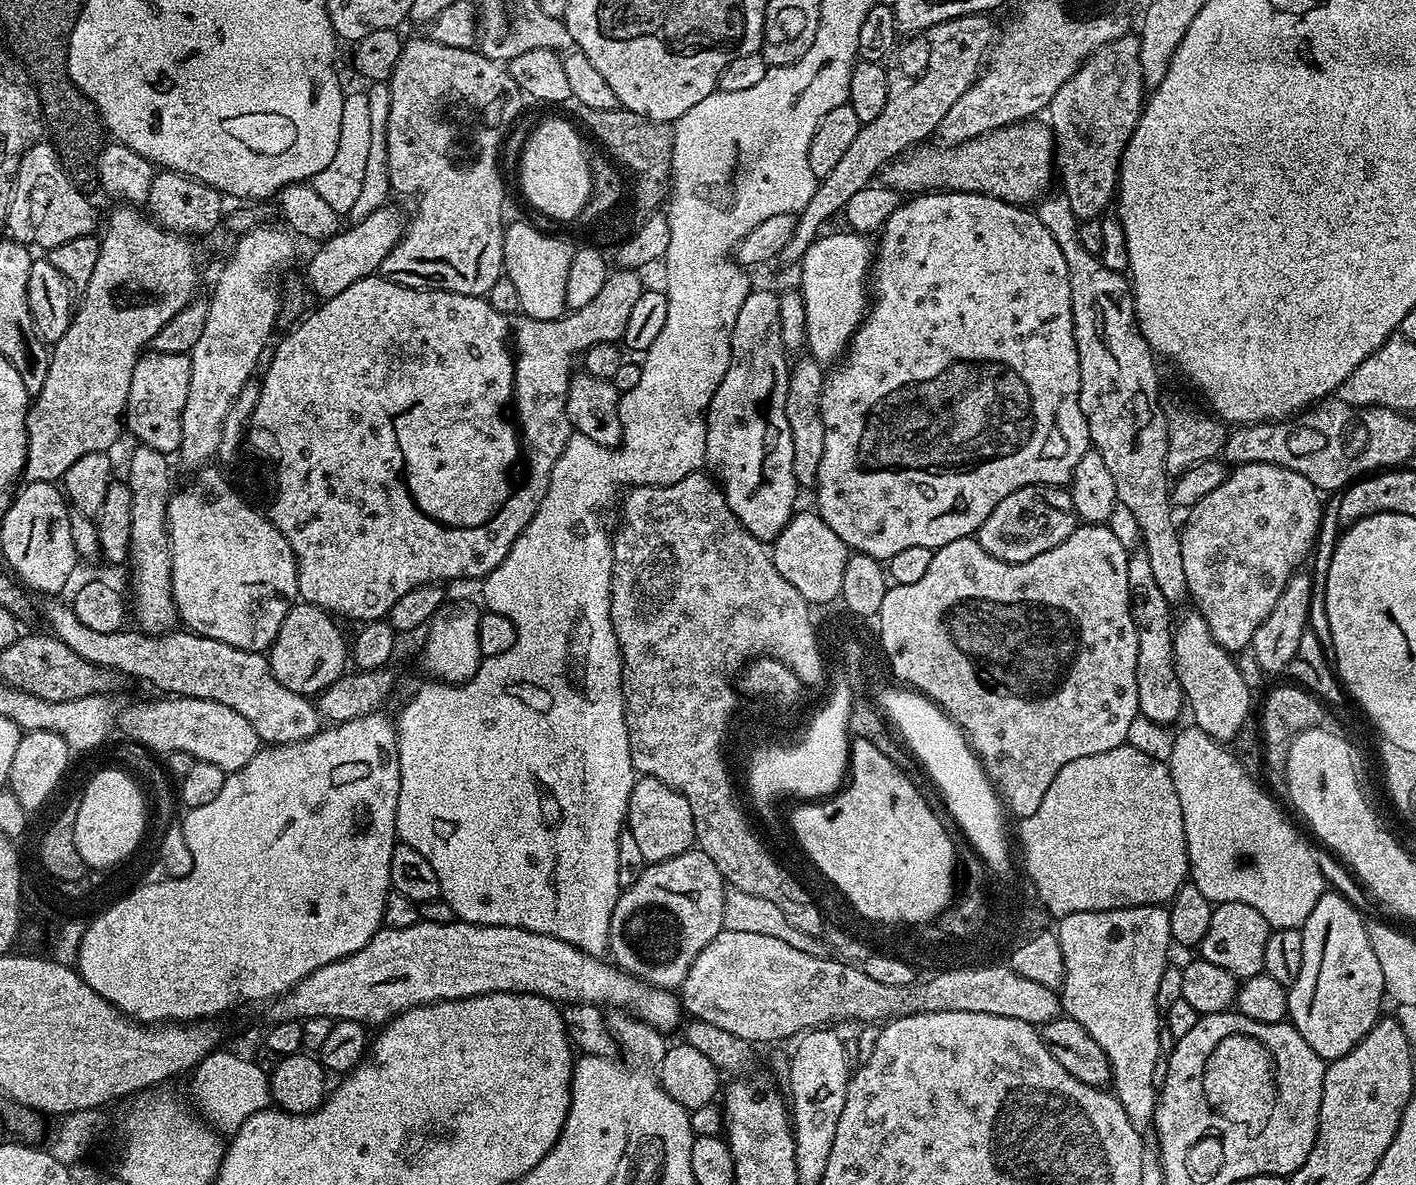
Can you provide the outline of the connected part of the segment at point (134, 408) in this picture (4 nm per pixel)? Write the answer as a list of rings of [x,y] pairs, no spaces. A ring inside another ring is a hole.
[[[148,350],[141,355],[140,361],[134,366],[134,374],[130,378],[130,394],[128,395],[128,411],[126,428],[133,432],[139,443],[150,446],[165,454],[176,454],[182,442],[182,414],[186,406],[187,391],[190,390],[192,357],[188,354],[166,354]]]

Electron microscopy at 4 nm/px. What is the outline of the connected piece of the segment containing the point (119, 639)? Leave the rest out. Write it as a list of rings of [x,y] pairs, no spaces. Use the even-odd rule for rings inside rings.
[[[48,598],[44,604],[44,616],[48,619],[51,635],[57,636],[78,658],[86,662],[94,662],[94,666],[102,666],[110,670],[118,670],[126,678],[132,676],[136,680],[145,680],[157,688],[157,693],[167,694],[169,697],[189,696],[202,698],[210,702],[222,702],[222,706],[230,706],[242,718],[250,721],[250,726],[258,730],[258,738],[265,745],[293,744],[302,742],[306,738],[319,732],[322,727],[320,711],[309,697],[294,694],[278,678],[274,678],[274,670],[268,665],[268,657],[262,652],[242,650],[238,646],[226,646],[226,642],[218,642],[209,636],[197,636],[187,630],[173,630],[163,634],[149,634],[139,630],[121,630],[110,634],[101,634],[99,630],[90,630],[78,622],[78,614],[74,614],[71,603],[60,601],[60,598]]]

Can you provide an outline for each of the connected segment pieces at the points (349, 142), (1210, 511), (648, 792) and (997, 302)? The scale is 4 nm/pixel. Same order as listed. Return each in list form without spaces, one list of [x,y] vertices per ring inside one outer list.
[[[349,91],[342,102],[342,134],[338,134],[338,150],[334,150],[334,158],[330,158],[330,166],[322,170],[318,175],[313,176],[310,183],[321,198],[331,206],[336,212],[347,214],[350,206],[354,206],[354,201],[358,198],[358,193],[362,190],[362,178],[366,178],[366,157],[370,151],[370,102],[367,91]]]
[[[1242,464],[1233,467],[1222,482],[1222,486],[1210,490],[1210,494],[1206,494],[1206,498],[1202,498],[1202,502],[1187,509],[1188,521],[1185,524],[1183,521],[1180,528],[1180,545],[1182,546],[1182,570],[1186,574],[1186,586],[1188,587],[1188,600],[1196,603],[1193,604],[1195,611],[1199,612],[1200,617],[1206,622],[1208,633],[1214,638],[1214,642],[1218,642],[1218,646],[1235,654],[1245,651],[1251,645],[1254,630],[1258,630],[1258,626],[1262,626],[1262,622],[1266,620],[1270,610],[1274,610],[1286,582],[1291,580],[1292,573],[1303,565],[1300,563],[1303,562],[1304,555],[1307,557],[1313,551],[1316,536],[1319,534],[1321,513],[1322,496],[1318,489],[1306,478],[1302,478],[1302,474],[1277,464]]]
[[[640,776],[632,788],[626,832],[634,836],[635,844],[647,865],[678,858],[678,854],[693,851],[696,844],[694,814],[690,814],[690,802],[686,802],[682,793],[657,776]]]
[[[932,190],[932,191],[929,191],[929,192],[928,192],[928,193],[927,193],[927,194],[916,194],[916,195],[913,195],[913,196],[912,196],[912,197],[911,197],[911,198],[910,198],[910,199],[907,199],[907,200],[906,200],[906,201],[905,201],[905,202],[901,202],[901,203],[900,203],[900,205],[899,205],[899,206],[897,206],[897,207],[896,207],[896,210],[895,210],[895,212],[894,212],[894,214],[890,214],[890,218],[889,218],[889,219],[888,219],[888,220],[887,220],[887,222],[885,222],[885,224],[884,224],[884,227],[883,227],[883,228],[881,228],[881,229],[880,229],[880,231],[879,231],[879,233],[878,233],[878,239],[880,239],[880,244],[879,244],[879,240],[878,240],[878,247],[877,247],[877,248],[876,248],[876,249],[875,249],[875,252],[874,252],[874,263],[873,263],[873,265],[872,265],[872,267],[871,267],[871,269],[870,269],[870,288],[871,288],[871,291],[872,291],[872,292],[873,292],[873,293],[874,293],[874,299],[873,299],[873,300],[872,300],[872,301],[871,301],[871,304],[870,304],[870,307],[869,307],[869,308],[868,308],[868,309],[867,309],[867,312],[866,312],[866,315],[865,315],[865,317],[864,317],[864,322],[863,322],[863,323],[862,323],[862,324],[861,324],[861,325],[860,325],[860,327],[859,327],[859,328],[857,328],[857,330],[856,330],[856,332],[855,332],[855,334],[854,334],[854,335],[852,335],[852,343],[851,343],[851,344],[849,344],[849,345],[848,345],[848,347],[847,347],[847,349],[846,349],[846,351],[845,351],[845,353],[844,353],[844,355],[843,355],[843,357],[842,357],[842,363],[841,363],[841,364],[840,364],[840,365],[839,365],[839,367],[840,367],[840,366],[841,366],[841,368],[840,368],[840,369],[838,369],[838,370],[837,370],[837,372],[831,372],[831,371],[829,371],[829,372],[828,372],[828,373],[827,373],[827,376],[826,376],[826,379],[825,379],[825,381],[824,381],[824,389],[823,389],[823,390],[822,390],[822,426],[826,426],[826,443],[825,443],[825,446],[824,446],[824,449],[823,449],[823,450],[822,450],[822,462],[818,462],[818,478],[817,478],[817,479],[816,479],[816,482],[815,482],[815,485],[814,485],[814,491],[816,491],[816,504],[814,504],[814,508],[815,508],[815,511],[817,511],[817,512],[819,512],[819,513],[820,513],[820,517],[821,517],[821,518],[823,518],[823,520],[824,520],[824,521],[825,521],[825,522],[826,522],[826,526],[830,526],[830,530],[834,530],[834,534],[838,534],[838,538],[842,538],[842,542],[843,542],[843,543],[844,543],[844,544],[845,544],[845,545],[846,545],[846,547],[848,547],[848,548],[849,548],[849,549],[850,549],[850,550],[851,550],[851,551],[852,551],[852,552],[853,552],[853,553],[856,553],[856,554],[859,554],[859,555],[862,555],[862,556],[869,556],[869,557],[870,557],[870,558],[874,558],[874,559],[875,559],[875,560],[878,560],[878,561],[881,561],[881,562],[887,562],[887,560],[889,560],[889,559],[890,559],[890,558],[894,558],[894,554],[899,554],[899,552],[900,552],[900,551],[902,551],[902,550],[907,550],[907,549],[908,549],[908,547],[909,547],[909,546],[926,546],[926,547],[927,547],[927,548],[931,548],[931,549],[933,549],[933,550],[935,550],[935,549],[937,549],[937,548],[941,548],[941,547],[942,547],[942,546],[946,546],[946,542],[958,542],[958,538],[966,538],[966,537],[967,537],[967,536],[972,536],[972,535],[973,535],[973,534],[976,534],[976,533],[979,533],[979,531],[980,531],[980,527],[981,527],[981,526],[982,526],[982,522],[986,522],[986,518],[990,518],[990,514],[991,514],[991,513],[992,513],[992,511],[993,511],[993,510],[994,510],[994,506],[998,506],[998,502],[1002,502],[1002,498],[1006,498],[1006,494],[1014,494],[1014,490],[1022,490],[1022,486],[1034,486],[1034,485],[1035,485],[1035,484],[1054,484],[1054,485],[1057,485],[1057,486],[1064,486],[1064,485],[1067,485],[1067,484],[1068,484],[1068,483],[1069,483],[1069,481],[1071,481],[1071,479],[1072,479],[1072,471],[1073,471],[1073,470],[1074,470],[1074,468],[1075,468],[1075,467],[1076,467],[1076,466],[1078,466],[1078,462],[1082,462],[1082,454],[1086,454],[1086,453],[1087,453],[1087,452],[1088,452],[1088,451],[1089,451],[1089,450],[1090,450],[1090,441],[1089,441],[1089,438],[1088,438],[1088,427],[1087,427],[1087,426],[1086,426],[1086,418],[1085,418],[1085,417],[1084,417],[1084,415],[1083,415],[1083,414],[1082,414],[1082,406],[1081,406],[1081,405],[1080,405],[1080,371],[1079,371],[1079,370],[1078,370],[1078,350],[1077,350],[1077,349],[1076,349],[1076,339],[1075,339],[1075,338],[1074,338],[1074,318],[1073,318],[1073,317],[1072,317],[1072,303],[1071,303],[1071,302],[1070,302],[1070,274],[1069,274],[1069,273],[1068,273],[1068,271],[1067,271],[1067,270],[1066,270],[1066,258],[1062,258],[1062,250],[1058,250],[1058,242],[1054,242],[1054,238],[1053,238],[1053,236],[1051,236],[1051,235],[1050,235],[1050,230],[1046,230],[1046,226],[1042,226],[1042,222],[1041,222],[1041,221],[1040,221],[1040,220],[1039,220],[1039,219],[1038,219],[1038,217],[1036,217],[1036,214],[1035,214],[1035,211],[1032,211],[1032,210],[1029,210],[1029,209],[1028,209],[1028,208],[1027,208],[1027,207],[1024,207],[1024,206],[1021,206],[1021,205],[1019,205],[1019,204],[1008,204],[1008,203],[1007,203],[1007,202],[1005,202],[1005,200],[999,200],[999,199],[998,199],[998,198],[994,198],[994,197],[993,197],[993,196],[985,196],[985,195],[984,195],[984,193],[982,193],[982,192],[954,192],[954,191],[951,191],[951,190]]]

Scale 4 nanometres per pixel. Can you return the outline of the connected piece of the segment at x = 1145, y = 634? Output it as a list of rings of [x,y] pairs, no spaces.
[[[1143,550],[1137,551],[1128,557],[1128,569],[1126,570],[1126,582],[1130,594],[1130,610],[1134,618],[1134,626],[1138,634],[1138,702],[1140,703],[1140,716],[1148,719],[1152,724],[1172,724],[1180,716],[1180,711],[1185,711],[1186,697],[1180,689],[1178,674],[1172,657],[1172,633],[1174,631],[1173,605],[1166,602],[1158,582],[1154,582],[1154,569],[1150,566],[1150,558],[1146,558]]]

